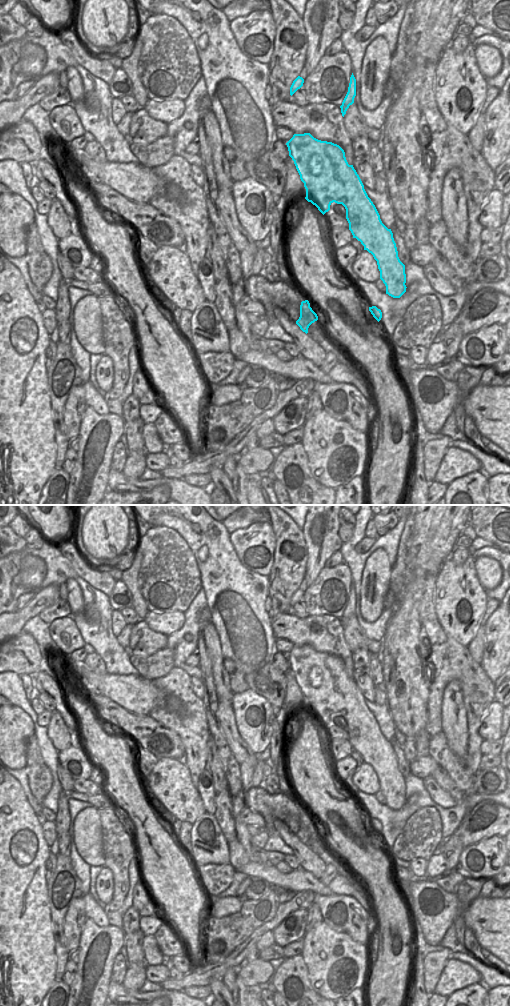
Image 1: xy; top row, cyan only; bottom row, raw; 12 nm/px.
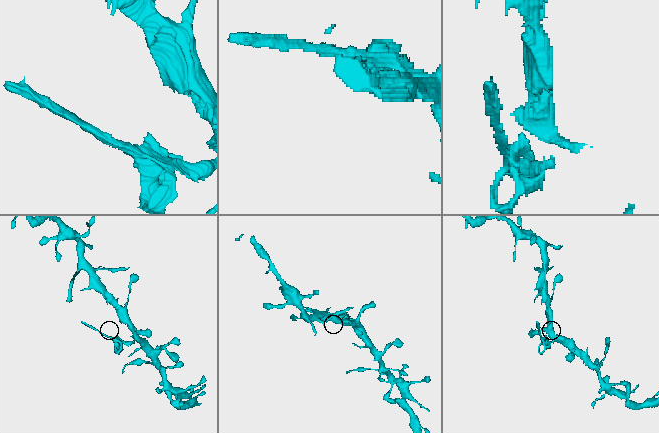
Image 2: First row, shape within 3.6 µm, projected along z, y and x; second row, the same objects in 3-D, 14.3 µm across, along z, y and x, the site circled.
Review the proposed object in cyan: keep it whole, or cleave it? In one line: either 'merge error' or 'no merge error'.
merge error

